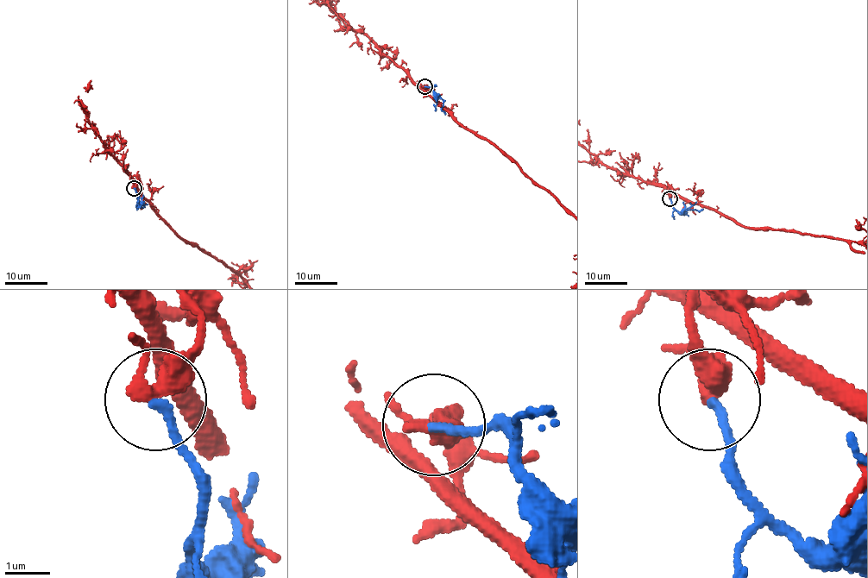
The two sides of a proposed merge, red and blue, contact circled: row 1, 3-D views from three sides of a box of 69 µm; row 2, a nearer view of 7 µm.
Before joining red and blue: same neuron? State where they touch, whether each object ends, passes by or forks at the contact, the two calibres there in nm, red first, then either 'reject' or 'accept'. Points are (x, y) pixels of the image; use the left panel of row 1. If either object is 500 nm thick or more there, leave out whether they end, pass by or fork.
at (134, 188); red passes by; blue ends there; 360 nm thick on the red side, 170 nm on the other; reject

